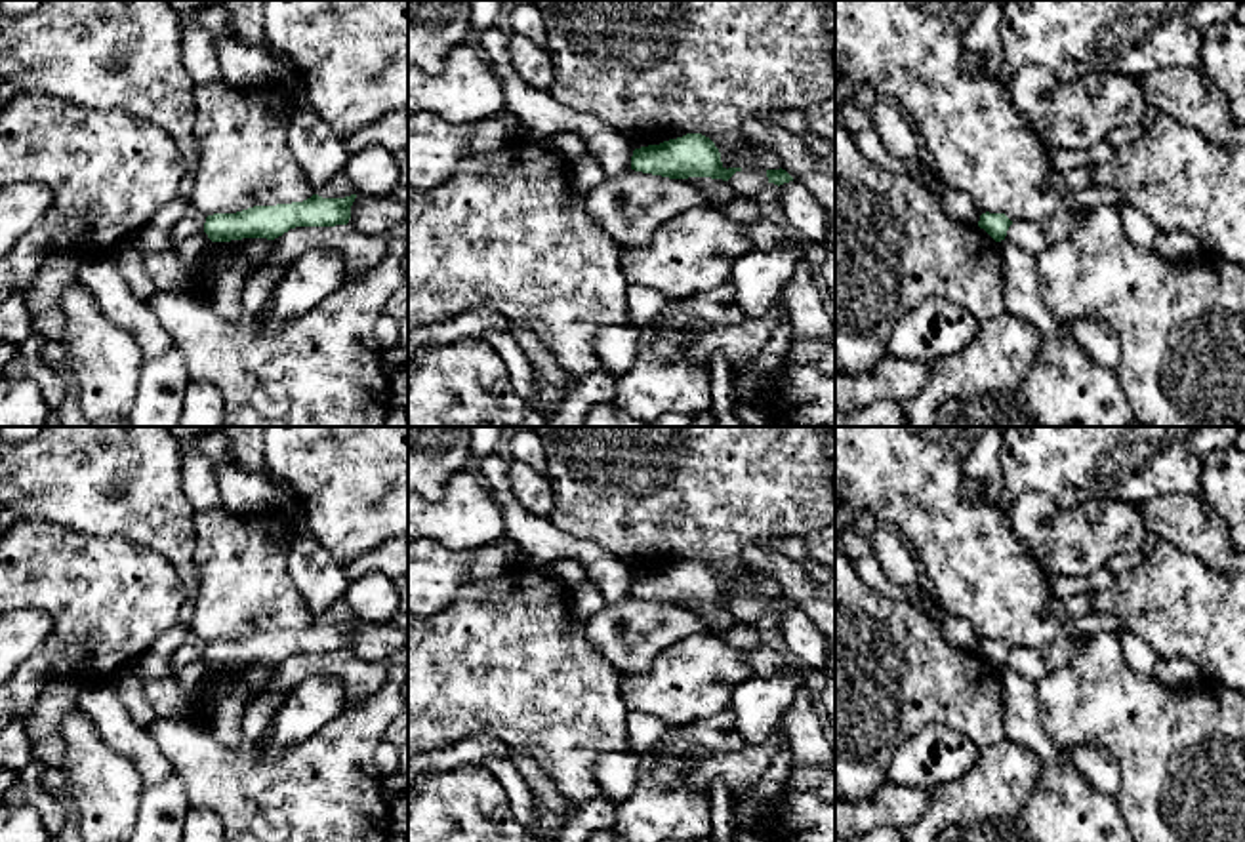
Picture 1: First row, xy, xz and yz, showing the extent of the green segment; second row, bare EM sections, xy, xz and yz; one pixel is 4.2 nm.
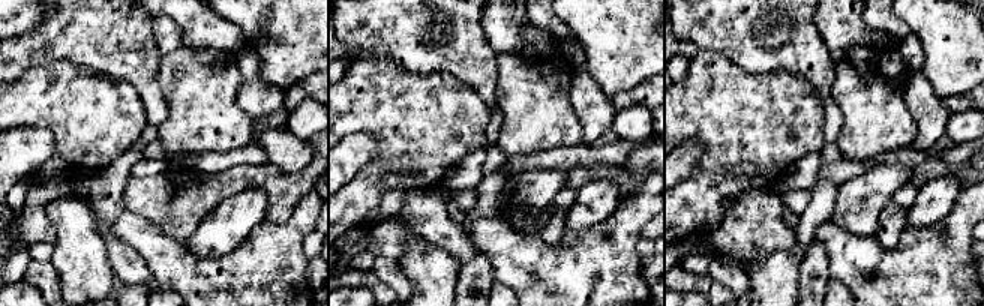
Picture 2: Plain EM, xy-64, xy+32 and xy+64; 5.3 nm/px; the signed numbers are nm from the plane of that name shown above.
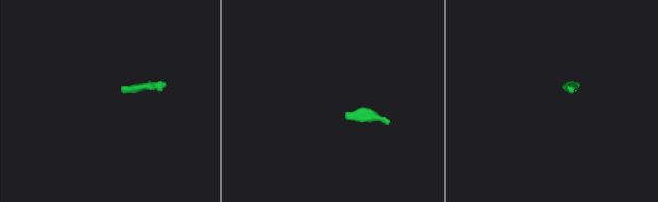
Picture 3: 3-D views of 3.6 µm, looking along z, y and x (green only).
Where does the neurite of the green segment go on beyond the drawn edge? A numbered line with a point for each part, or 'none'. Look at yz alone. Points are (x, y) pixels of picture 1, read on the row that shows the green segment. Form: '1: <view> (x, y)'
none

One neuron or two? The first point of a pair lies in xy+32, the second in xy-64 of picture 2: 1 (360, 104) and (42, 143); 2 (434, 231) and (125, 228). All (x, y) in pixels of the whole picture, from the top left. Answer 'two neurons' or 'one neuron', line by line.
1: two neurons
2: two neurons

